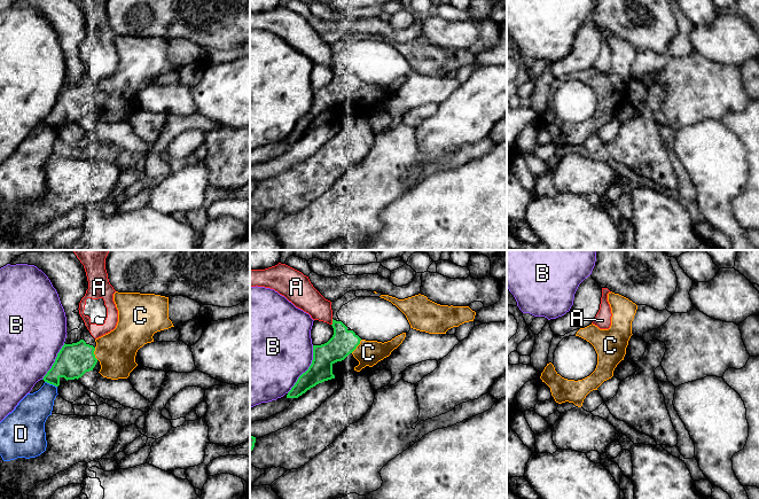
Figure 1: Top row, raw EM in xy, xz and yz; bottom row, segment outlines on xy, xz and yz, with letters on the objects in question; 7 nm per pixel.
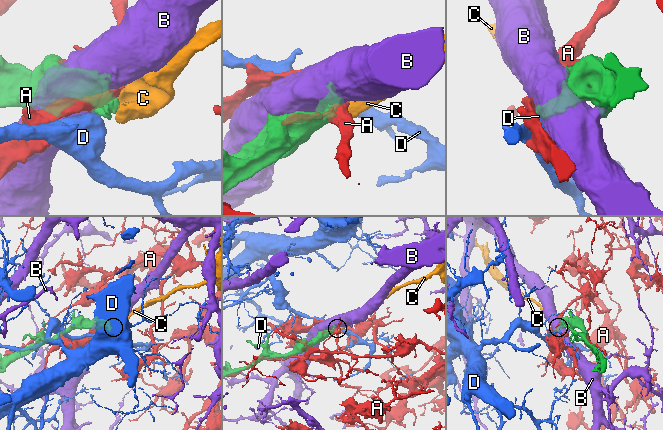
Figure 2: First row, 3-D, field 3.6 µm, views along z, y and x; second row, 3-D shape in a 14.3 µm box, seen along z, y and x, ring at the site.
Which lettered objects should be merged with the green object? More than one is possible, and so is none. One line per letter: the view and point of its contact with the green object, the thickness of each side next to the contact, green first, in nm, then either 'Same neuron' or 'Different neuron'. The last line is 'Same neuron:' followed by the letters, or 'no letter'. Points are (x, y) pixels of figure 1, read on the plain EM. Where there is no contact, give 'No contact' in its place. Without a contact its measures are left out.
A: Touches green at xz (333, 65). Thickness 180 nm (green) against 180 nm. Different neuron
B: Touches green at xz (307, 112). Thickness 170 nm (green) against 480 nm. Different neuron
C: Touches green at xz (357, 88). Thickness 180 nm (green) against 180 nm. Same neuron
D: Touches green at xy (51, 126). Thickness 240 nm (green) against 220 nm. Different neuron
Same neuron: C

